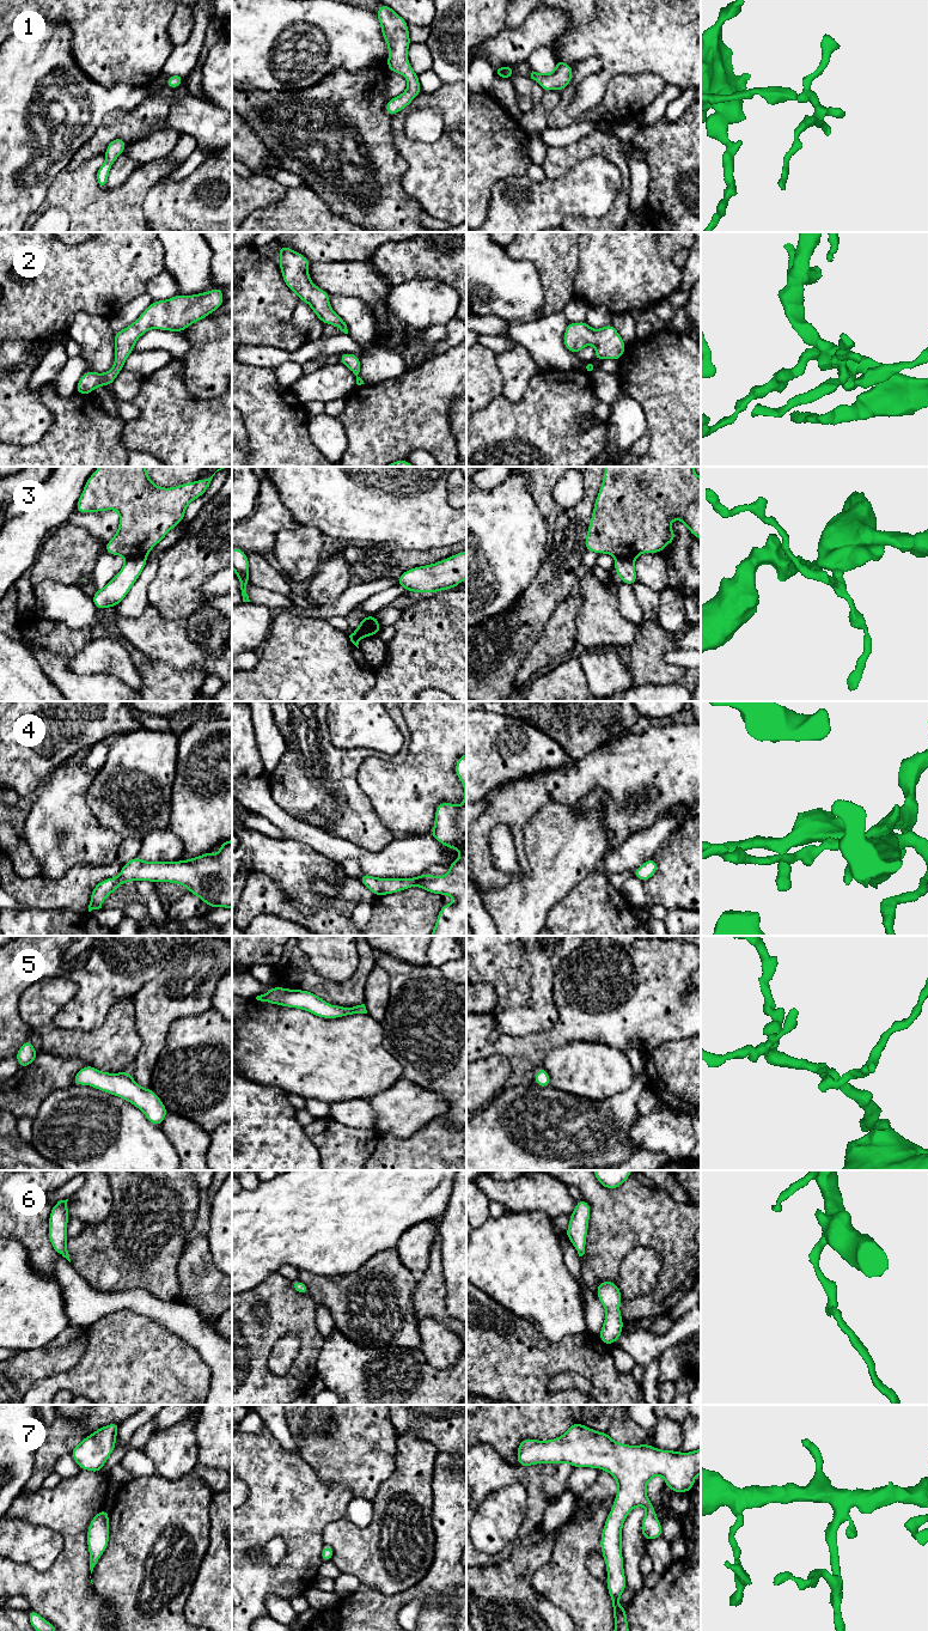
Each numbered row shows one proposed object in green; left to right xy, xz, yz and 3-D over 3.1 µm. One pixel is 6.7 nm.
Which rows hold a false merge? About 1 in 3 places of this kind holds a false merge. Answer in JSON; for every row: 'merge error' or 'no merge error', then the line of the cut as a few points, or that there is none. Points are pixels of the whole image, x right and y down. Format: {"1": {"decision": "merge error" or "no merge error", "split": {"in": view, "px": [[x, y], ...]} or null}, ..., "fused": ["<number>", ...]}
{"1": {"decision": "no merge error", "split": null}, "2": {"decision": "no merge error", "split": null}, "3": {"decision": "merge error", "split": {"in": "xz", "px": [[371, 615], [365, 625], [377, 633]]}}, "4": {"decision": "no merge error", "split": null}, "5": {"decision": "no merge error", "split": null}, "6": {"decision": "no merge error", "split": null}, "7": {"decision": "no merge error", "split": null}, "fused": ["3"]}

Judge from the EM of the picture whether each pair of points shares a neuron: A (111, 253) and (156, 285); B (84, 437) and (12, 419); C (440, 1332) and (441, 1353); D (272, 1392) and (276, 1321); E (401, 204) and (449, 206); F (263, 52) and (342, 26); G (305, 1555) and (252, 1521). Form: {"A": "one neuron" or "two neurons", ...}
{"A": "two neurons", "B": "two neurons", "C": "one neuron", "D": "one neuron", "E": "two neurons", "F": "one neuron", "G": "one neuron"}

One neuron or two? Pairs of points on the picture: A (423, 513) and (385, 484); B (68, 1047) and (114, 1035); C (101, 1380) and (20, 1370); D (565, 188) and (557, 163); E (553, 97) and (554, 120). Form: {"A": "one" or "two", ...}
{"A": "one", "B": "one", "C": "two", "D": "two", "E": "two"}

